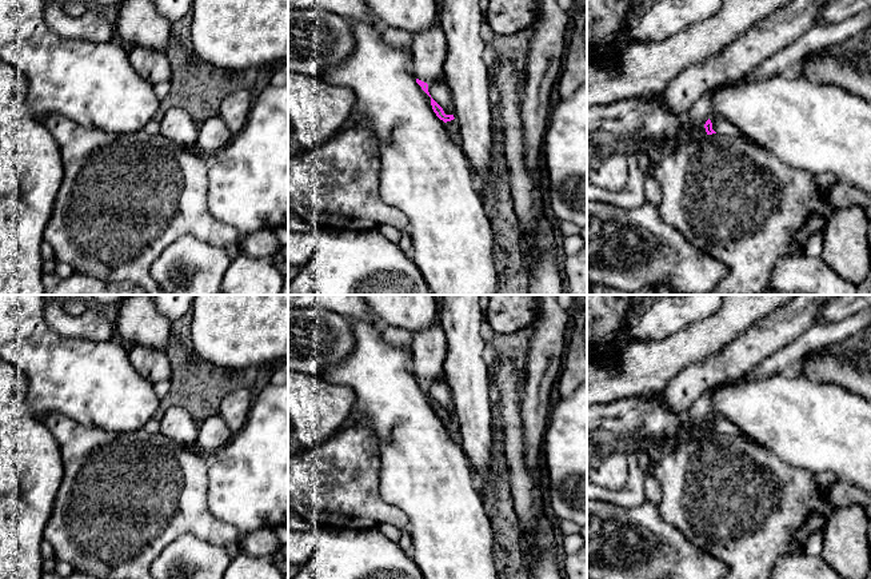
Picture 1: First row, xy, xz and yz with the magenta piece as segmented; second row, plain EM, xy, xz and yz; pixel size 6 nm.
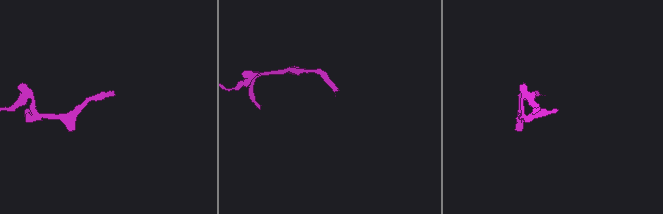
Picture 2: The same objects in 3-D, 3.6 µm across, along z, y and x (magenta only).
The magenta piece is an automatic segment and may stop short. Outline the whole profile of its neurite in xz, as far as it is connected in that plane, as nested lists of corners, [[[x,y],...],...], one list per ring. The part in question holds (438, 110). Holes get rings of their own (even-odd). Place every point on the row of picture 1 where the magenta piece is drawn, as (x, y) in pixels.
[[[431,97],[431,105],[436,116],[444,121],[444,127],[447,129],[450,139],[454,143],[460,144],[462,139],[459,136],[459,124],[456,123],[454,115],[446,115],[443,108],[432,97]]]

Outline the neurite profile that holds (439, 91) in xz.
[[[433,81],[428,84],[431,97],[443,108],[446,115],[454,115],[455,105],[451,97],[451,91],[446,81]]]

